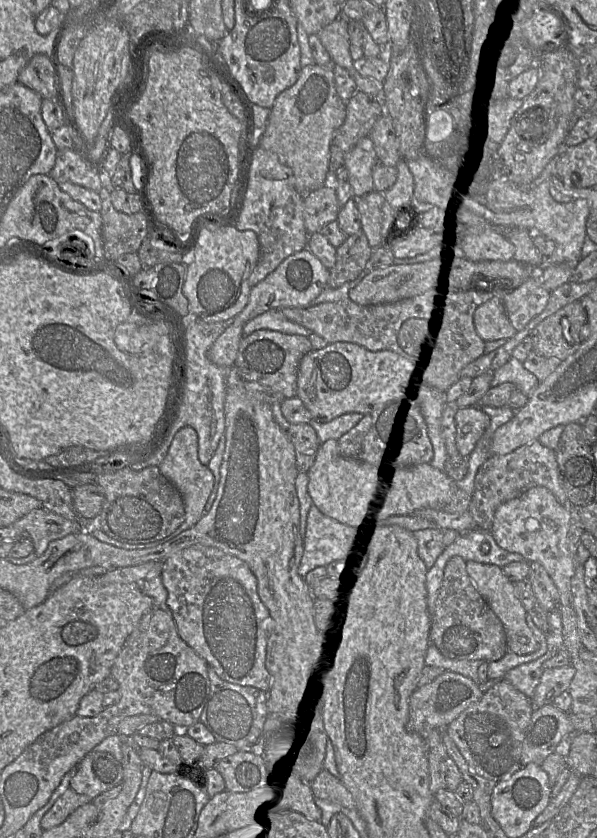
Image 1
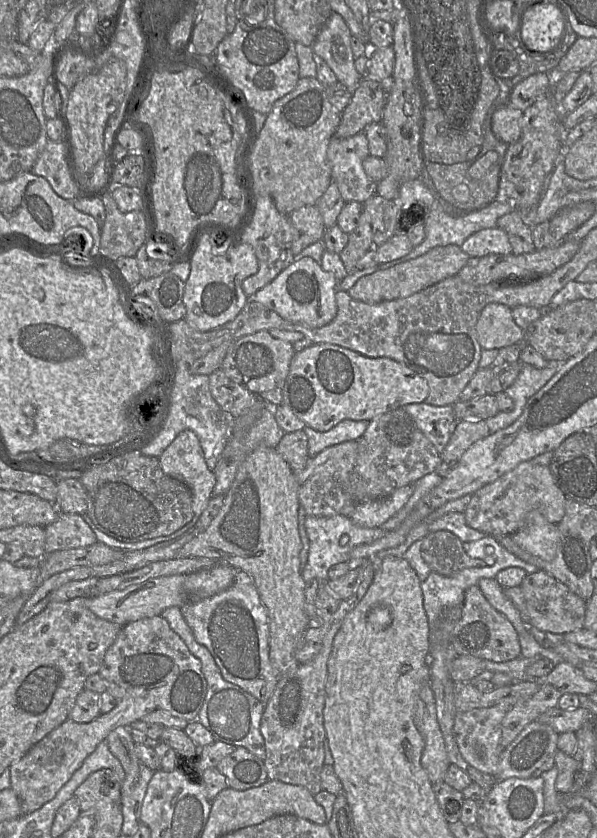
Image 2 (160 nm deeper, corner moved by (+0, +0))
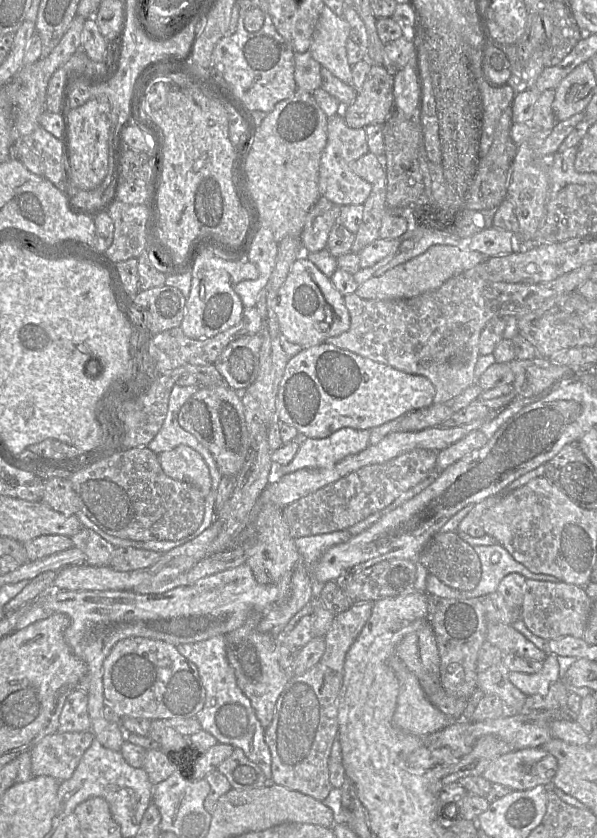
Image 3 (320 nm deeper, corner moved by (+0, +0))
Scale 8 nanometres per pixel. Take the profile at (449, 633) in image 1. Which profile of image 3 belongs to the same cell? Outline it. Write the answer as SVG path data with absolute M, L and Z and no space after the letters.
M488 623L486 641L499 648L503 655L513 653L542 663L547 657L543 650L508 624Z

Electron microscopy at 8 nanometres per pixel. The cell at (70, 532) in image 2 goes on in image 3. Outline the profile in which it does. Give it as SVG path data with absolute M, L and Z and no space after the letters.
M82 527L70 537L74 547L85 554L85 563L94 567L109 566L115 547L95 531Z

